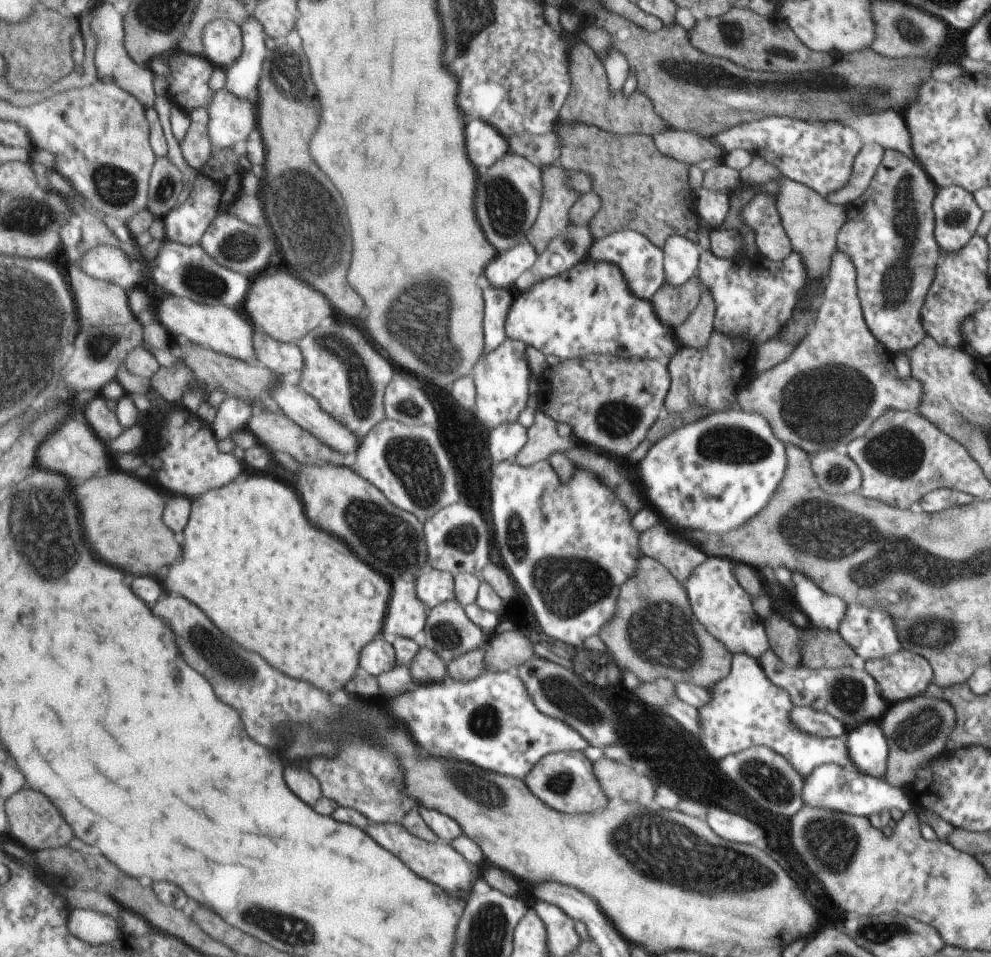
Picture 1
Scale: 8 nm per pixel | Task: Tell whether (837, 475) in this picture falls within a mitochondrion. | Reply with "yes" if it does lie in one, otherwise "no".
yes

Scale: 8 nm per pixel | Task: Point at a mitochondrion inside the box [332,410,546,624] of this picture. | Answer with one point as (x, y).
(388, 540)

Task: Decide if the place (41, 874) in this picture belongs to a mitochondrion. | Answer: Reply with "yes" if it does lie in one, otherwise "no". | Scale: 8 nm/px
no

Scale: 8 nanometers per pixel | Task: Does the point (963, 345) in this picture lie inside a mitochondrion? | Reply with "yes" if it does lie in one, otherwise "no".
no

